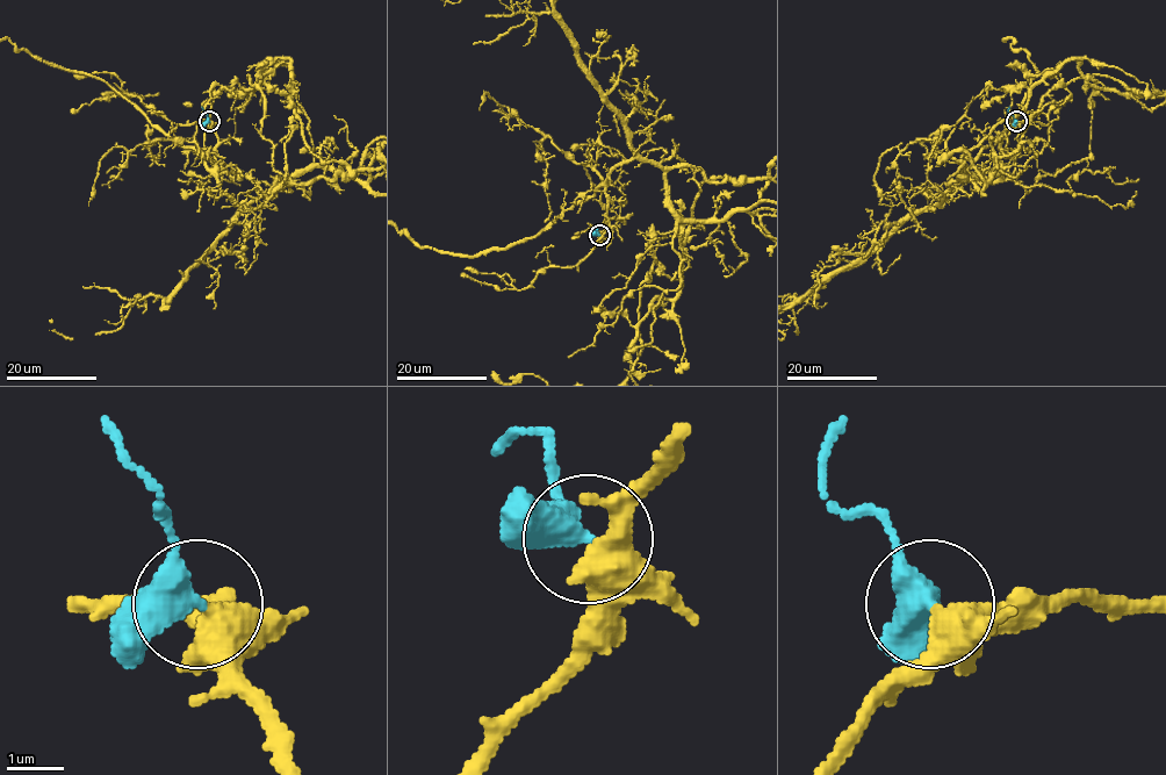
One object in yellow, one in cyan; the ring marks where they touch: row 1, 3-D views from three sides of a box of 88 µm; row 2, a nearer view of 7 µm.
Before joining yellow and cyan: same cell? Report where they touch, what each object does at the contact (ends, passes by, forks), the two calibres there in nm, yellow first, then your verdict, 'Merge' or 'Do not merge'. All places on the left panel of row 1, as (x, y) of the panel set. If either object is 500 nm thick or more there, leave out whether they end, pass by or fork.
Place: (209, 121). At the ring yellow forks. At the ring cyan passes by. Thickness 440 nm (yellow) against 400 nm. Merge

